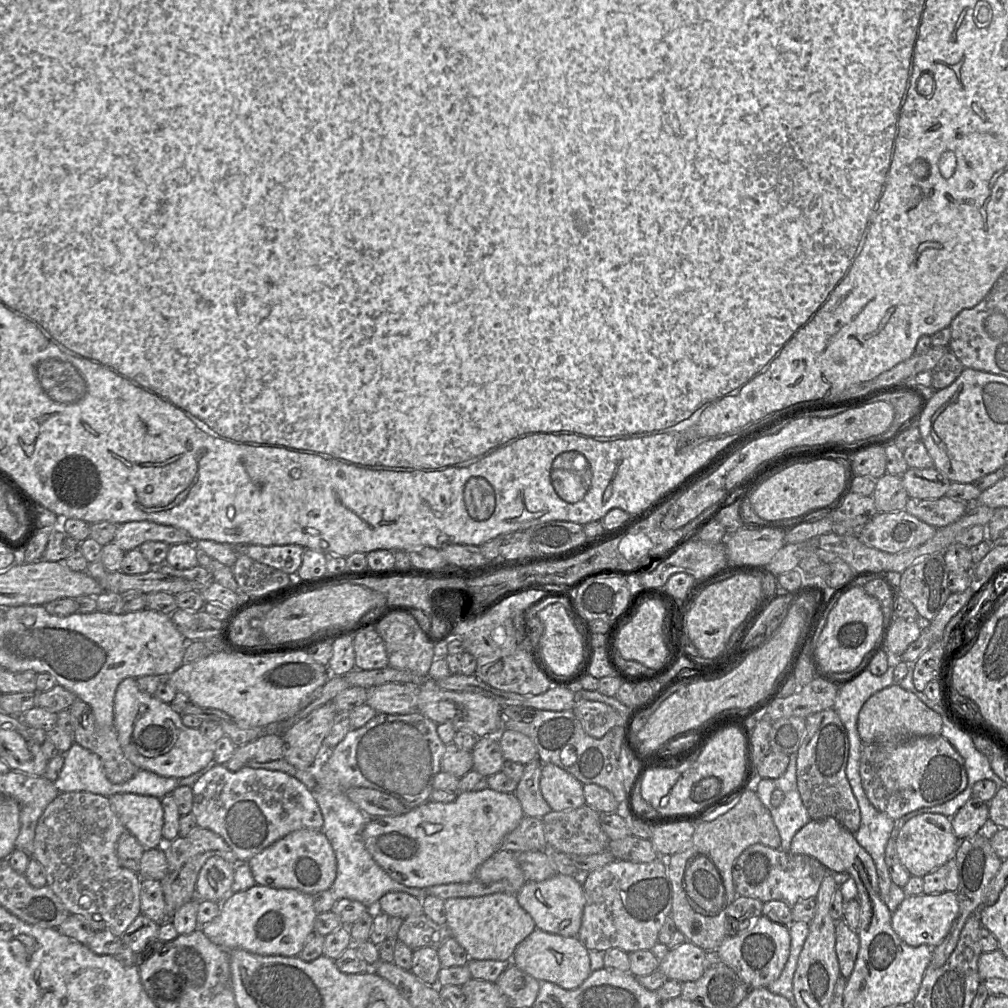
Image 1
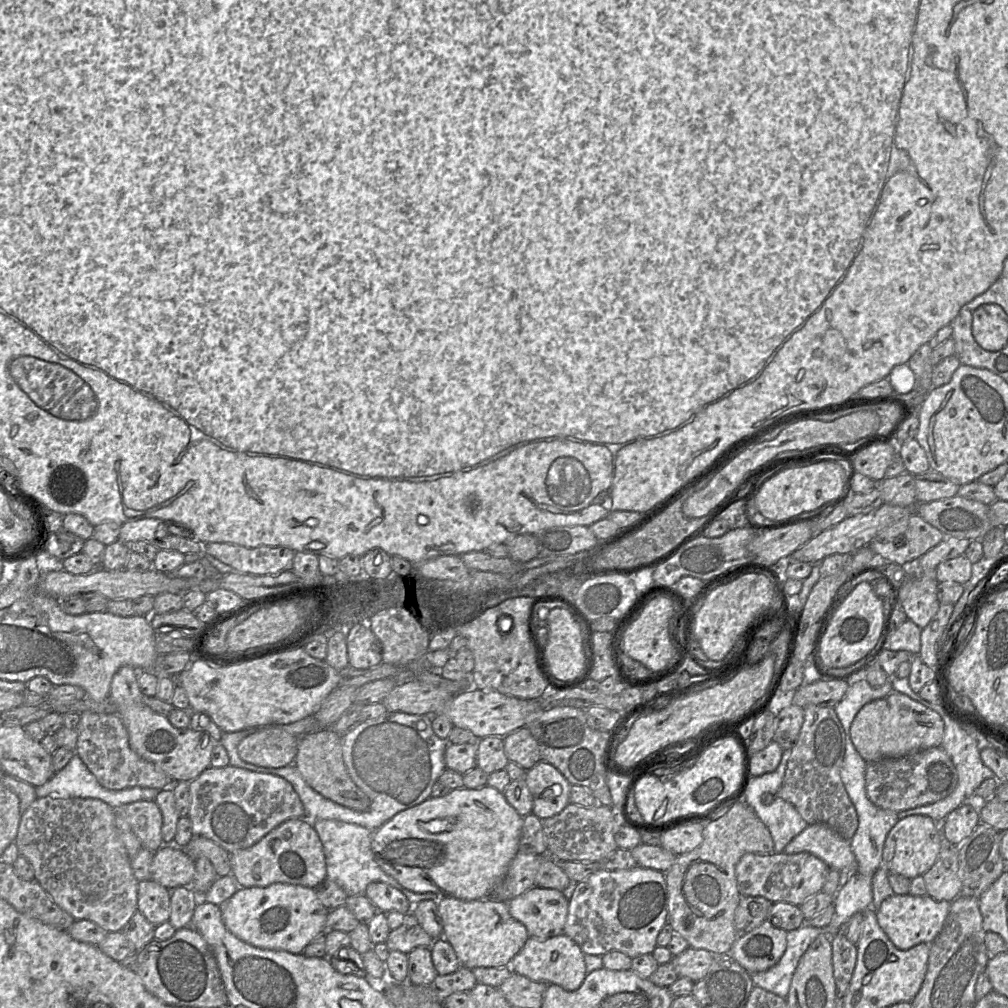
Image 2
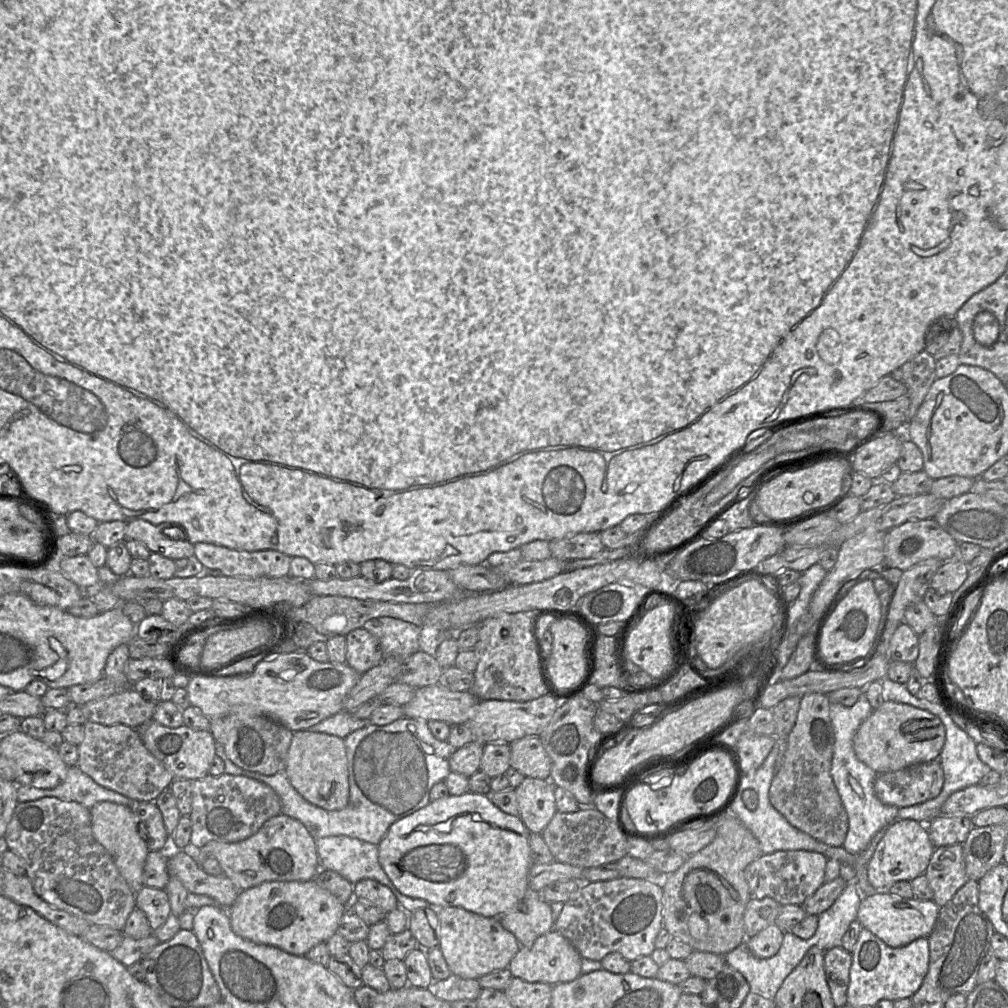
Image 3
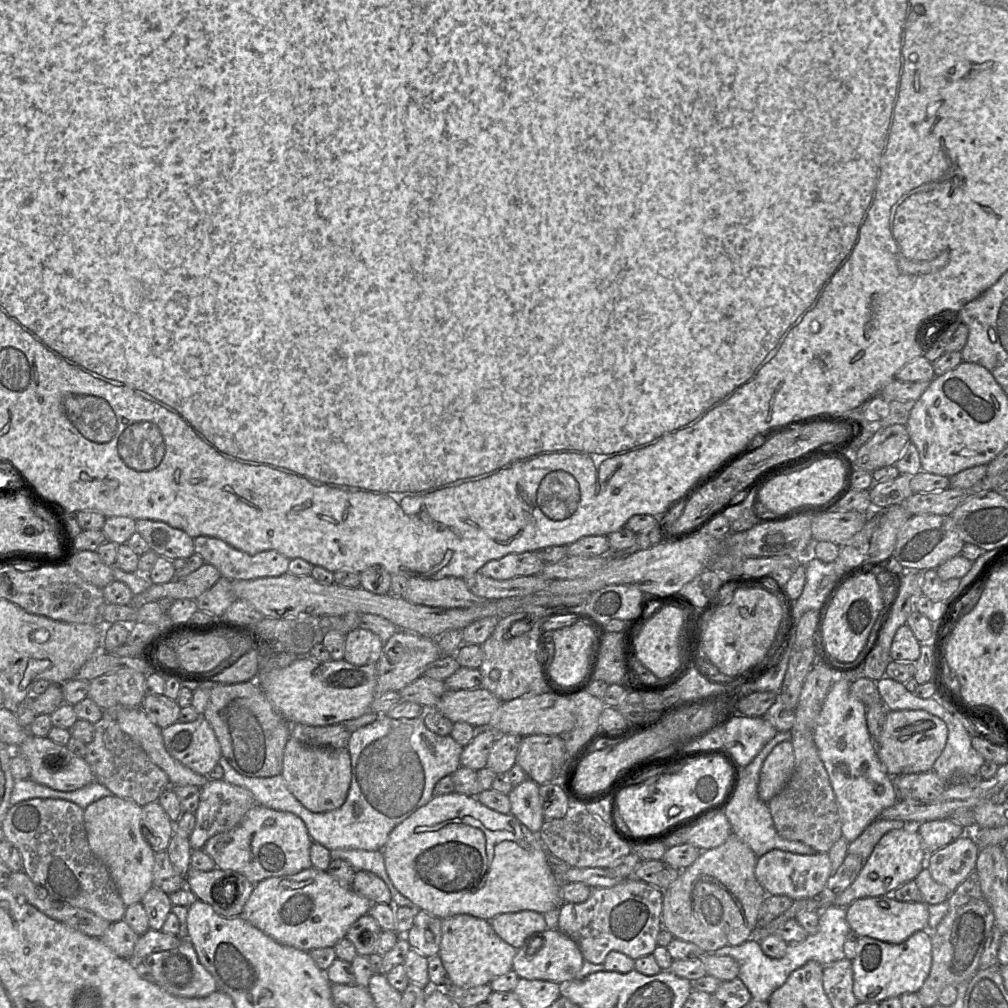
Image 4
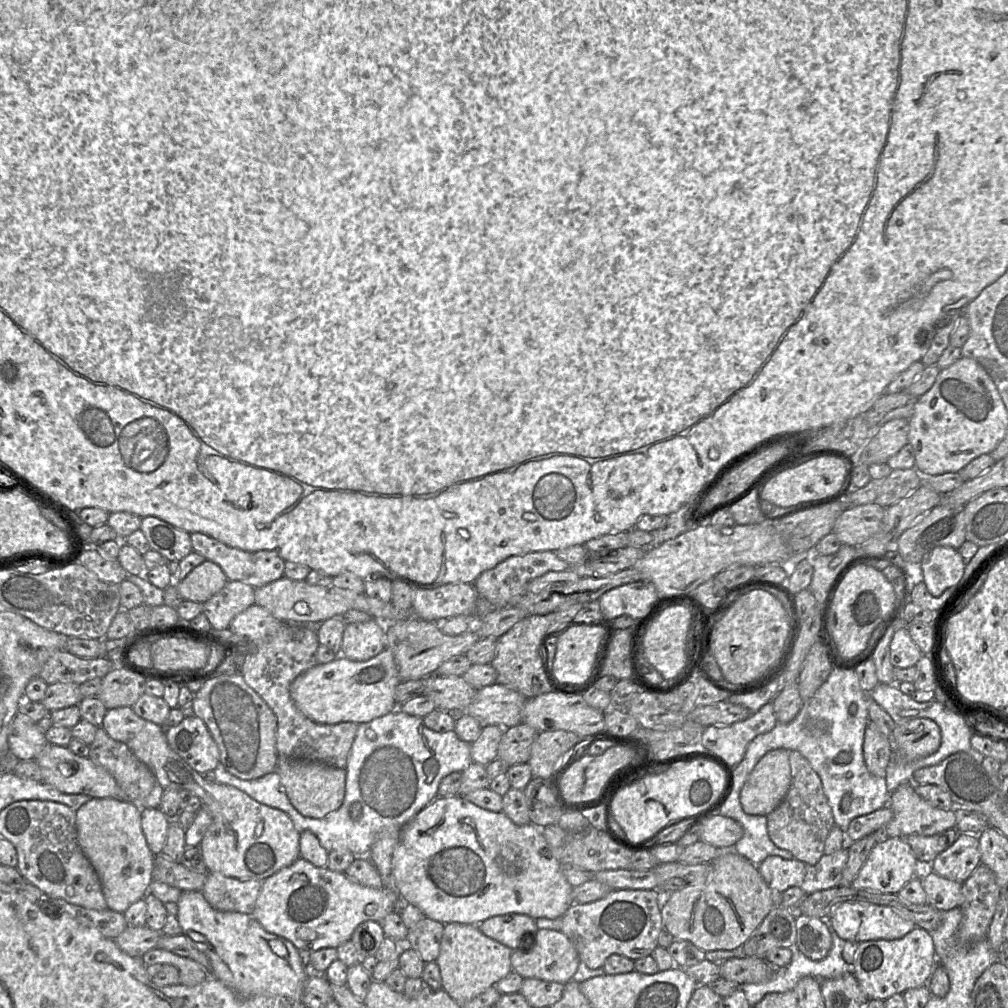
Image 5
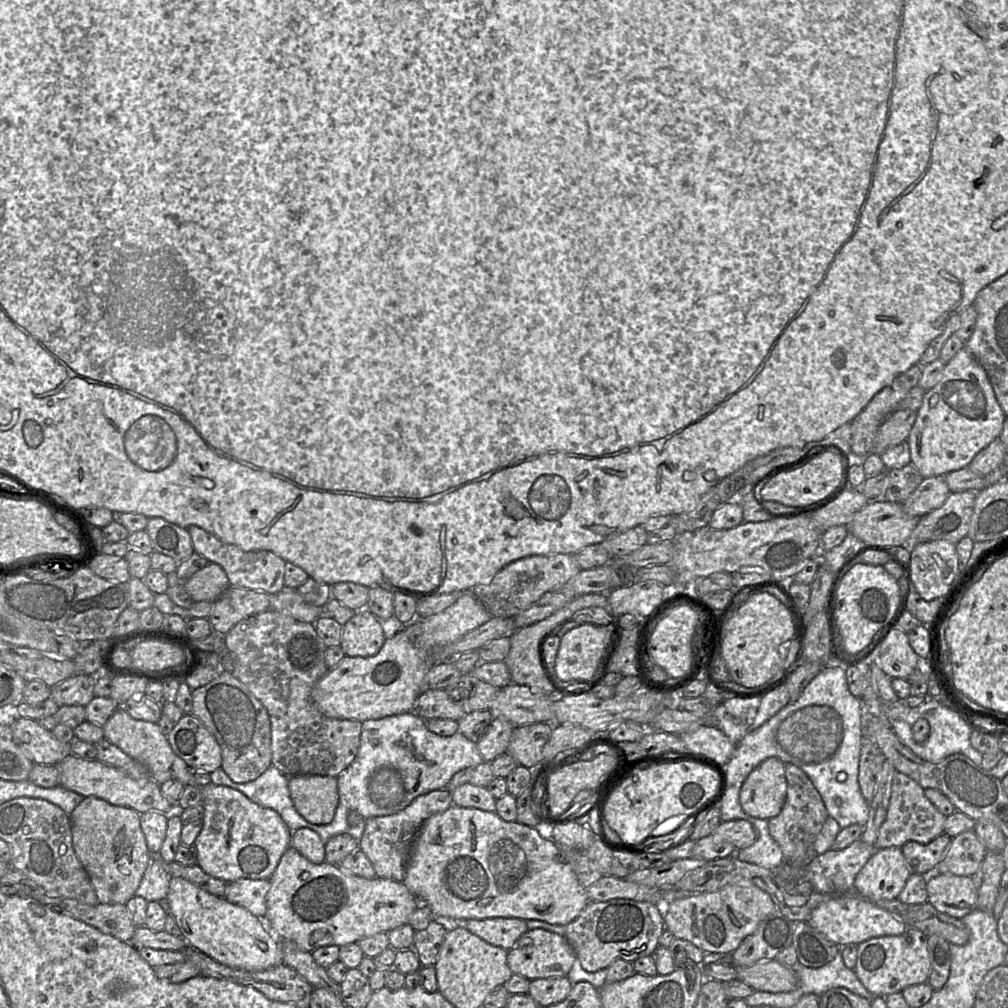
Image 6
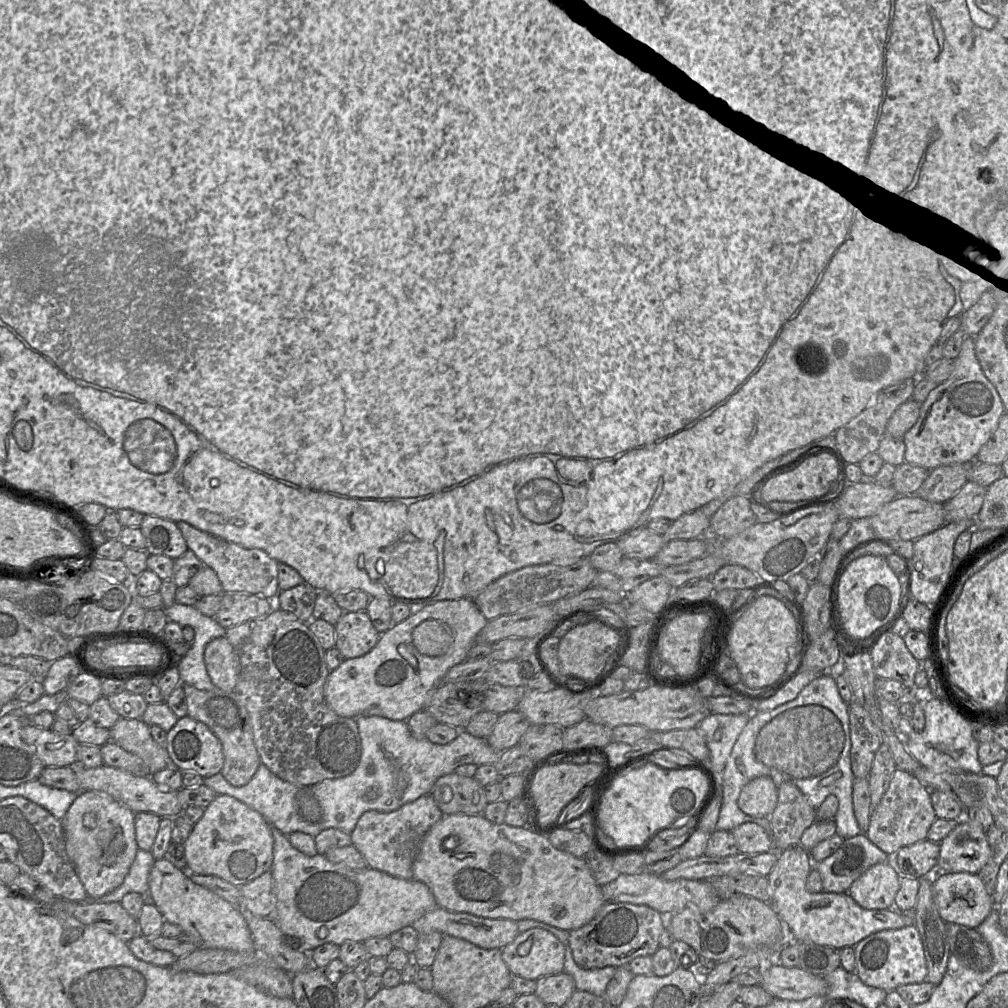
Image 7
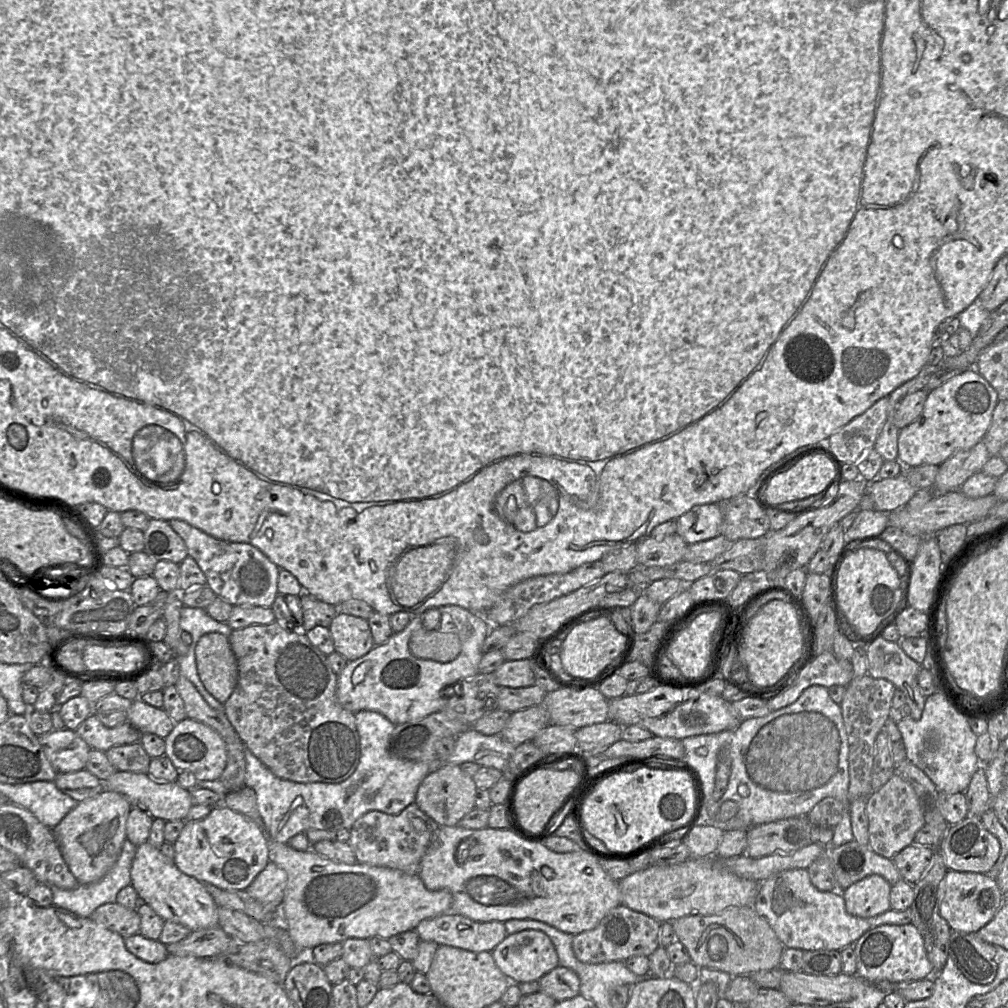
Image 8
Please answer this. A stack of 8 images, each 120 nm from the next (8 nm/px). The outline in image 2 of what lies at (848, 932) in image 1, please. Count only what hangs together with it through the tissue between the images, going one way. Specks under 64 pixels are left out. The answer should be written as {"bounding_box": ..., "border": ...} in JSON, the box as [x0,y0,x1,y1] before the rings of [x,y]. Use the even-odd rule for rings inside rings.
{"bounding_box":[831,932,857,998],"border":[[[844,932],[831,937],[833,976],[837,997],[843,998],[849,987],[857,961],[857,945],[850,942]]]}

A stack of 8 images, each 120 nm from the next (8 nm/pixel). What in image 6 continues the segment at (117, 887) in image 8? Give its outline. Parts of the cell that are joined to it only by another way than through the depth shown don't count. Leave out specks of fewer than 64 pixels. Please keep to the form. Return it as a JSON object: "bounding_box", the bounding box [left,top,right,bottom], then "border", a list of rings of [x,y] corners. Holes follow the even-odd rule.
{"bounding_box":[136,856,171,902],"border":[[[152,856],[136,895],[148,902],[165,899],[169,892],[171,878],[165,870],[164,861],[159,856]]]}

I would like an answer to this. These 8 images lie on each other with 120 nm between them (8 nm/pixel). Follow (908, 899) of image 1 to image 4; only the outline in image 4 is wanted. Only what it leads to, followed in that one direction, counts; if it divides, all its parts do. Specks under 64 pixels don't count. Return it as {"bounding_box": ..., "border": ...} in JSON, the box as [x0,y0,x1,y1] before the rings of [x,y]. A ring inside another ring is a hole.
{"bounding_box":[846,893,929,944],"border":[[[888,893],[879,897],[866,897],[853,901],[846,908],[846,920],[859,937],[871,937],[891,944],[899,944],[920,930],[928,930],[929,911],[924,902],[901,902]]]}

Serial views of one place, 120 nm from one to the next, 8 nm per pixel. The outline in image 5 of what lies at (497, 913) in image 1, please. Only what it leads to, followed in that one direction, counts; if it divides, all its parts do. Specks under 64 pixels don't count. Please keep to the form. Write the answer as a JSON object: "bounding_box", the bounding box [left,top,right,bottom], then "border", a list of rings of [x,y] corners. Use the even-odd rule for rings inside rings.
{"bounding_box":[435,923,513,1003],"border":[[[464,923],[445,924],[440,953],[435,960],[440,968],[442,989],[458,1003],[465,1003],[495,986],[511,971],[513,951],[500,942],[484,935],[478,925]]]}

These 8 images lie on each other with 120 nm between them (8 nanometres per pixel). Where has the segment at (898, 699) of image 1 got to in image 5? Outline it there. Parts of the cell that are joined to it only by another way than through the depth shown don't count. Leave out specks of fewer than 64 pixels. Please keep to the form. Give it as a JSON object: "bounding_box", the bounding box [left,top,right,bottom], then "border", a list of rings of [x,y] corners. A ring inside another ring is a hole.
{"bounding_box":[893,718,941,760],"border":[[[915,718],[893,730],[896,756],[917,760],[935,753],[941,744],[939,726],[929,718]]]}

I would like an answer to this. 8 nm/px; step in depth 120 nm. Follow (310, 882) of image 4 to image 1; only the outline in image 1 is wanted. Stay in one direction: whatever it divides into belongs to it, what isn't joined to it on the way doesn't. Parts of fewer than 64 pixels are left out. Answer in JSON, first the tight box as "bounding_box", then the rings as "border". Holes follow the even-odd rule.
{"bounding_box":[201,885,317,956],"border":[[[262,885],[231,894],[221,911],[201,928],[203,933],[224,950],[242,949],[259,955],[297,956],[314,932],[317,916],[312,895],[291,888]]]}

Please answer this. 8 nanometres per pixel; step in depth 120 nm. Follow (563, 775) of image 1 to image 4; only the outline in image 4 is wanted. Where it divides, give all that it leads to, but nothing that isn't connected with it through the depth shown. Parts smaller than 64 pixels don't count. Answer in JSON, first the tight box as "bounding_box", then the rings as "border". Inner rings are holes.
{"bounding_box":[508,778,544,833],"border":[[[527,778],[519,785],[513,786],[508,797],[510,813],[531,832],[539,833],[544,822],[539,785]]]}

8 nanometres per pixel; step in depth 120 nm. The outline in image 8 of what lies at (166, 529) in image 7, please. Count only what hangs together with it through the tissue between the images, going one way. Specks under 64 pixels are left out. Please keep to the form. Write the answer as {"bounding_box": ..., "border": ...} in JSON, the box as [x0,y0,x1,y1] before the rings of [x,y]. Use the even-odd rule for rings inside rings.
{"bounding_box":[143,519,188,564],"border":[[[150,519],[143,538],[143,551],[156,561],[180,564],[188,556],[184,541],[167,521]]]}

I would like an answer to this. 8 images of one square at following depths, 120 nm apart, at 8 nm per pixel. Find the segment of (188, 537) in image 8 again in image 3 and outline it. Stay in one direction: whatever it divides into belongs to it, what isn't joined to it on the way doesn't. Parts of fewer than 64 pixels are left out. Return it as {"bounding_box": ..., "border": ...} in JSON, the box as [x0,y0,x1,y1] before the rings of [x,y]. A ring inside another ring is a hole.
{"bounding_box":[194,543,292,577],"border":[[[212,543],[194,544],[194,556],[206,570],[218,570],[230,577],[272,577],[290,575],[292,557],[274,549],[235,550]]]}

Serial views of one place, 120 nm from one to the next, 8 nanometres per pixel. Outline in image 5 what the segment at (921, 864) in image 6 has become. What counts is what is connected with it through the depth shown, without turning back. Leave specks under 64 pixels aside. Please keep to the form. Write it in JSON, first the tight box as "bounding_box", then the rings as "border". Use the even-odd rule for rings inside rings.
{"bounding_box":[906,828,959,863],"border":[[[952,828],[932,836],[912,834],[906,841],[918,861],[932,863],[941,852],[956,841],[958,835],[959,832]]]}

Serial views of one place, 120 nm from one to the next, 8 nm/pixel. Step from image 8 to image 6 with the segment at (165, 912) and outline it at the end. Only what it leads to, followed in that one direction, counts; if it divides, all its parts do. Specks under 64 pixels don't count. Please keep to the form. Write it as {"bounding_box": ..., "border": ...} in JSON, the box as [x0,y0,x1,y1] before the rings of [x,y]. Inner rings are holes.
{"bounding_box":[166,877,283,970],"border":[[[181,877],[170,879],[166,897],[170,910],[189,947],[232,968],[265,970],[283,963],[280,939],[267,927],[264,919],[224,897],[208,893]]]}

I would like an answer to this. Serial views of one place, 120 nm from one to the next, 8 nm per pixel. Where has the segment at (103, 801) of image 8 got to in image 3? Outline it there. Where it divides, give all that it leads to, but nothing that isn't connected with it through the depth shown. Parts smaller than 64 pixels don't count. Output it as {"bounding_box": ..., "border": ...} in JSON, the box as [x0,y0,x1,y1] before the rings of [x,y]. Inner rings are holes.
{"bounding_box":[91,801,149,893],"border":[[[102,801],[91,809],[91,827],[94,838],[109,852],[115,865],[134,893],[138,893],[144,886],[144,865],[149,848],[146,841],[139,835],[139,819],[132,808]]]}

